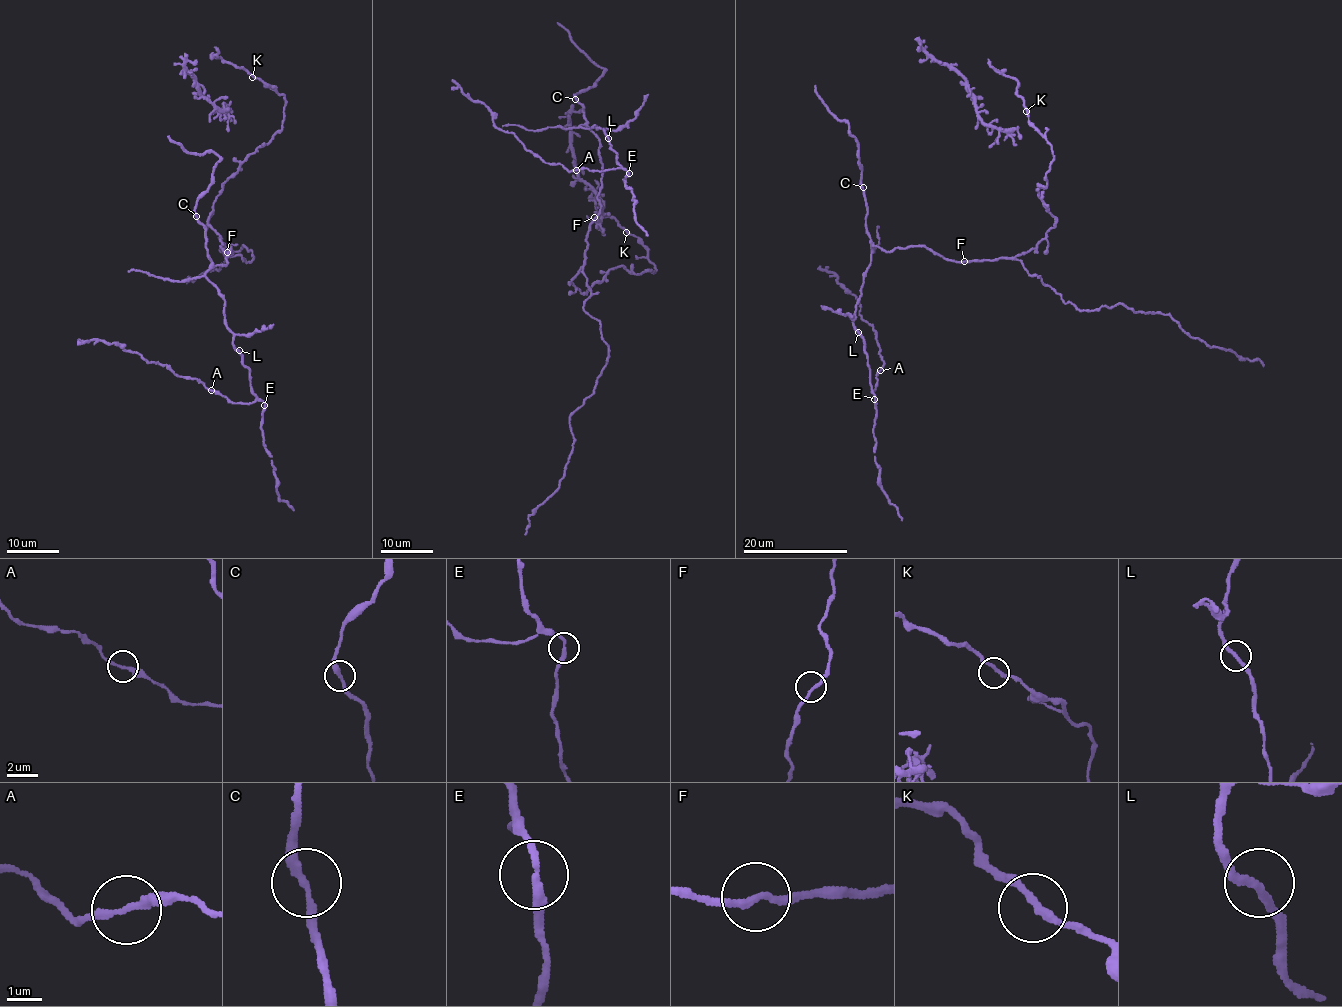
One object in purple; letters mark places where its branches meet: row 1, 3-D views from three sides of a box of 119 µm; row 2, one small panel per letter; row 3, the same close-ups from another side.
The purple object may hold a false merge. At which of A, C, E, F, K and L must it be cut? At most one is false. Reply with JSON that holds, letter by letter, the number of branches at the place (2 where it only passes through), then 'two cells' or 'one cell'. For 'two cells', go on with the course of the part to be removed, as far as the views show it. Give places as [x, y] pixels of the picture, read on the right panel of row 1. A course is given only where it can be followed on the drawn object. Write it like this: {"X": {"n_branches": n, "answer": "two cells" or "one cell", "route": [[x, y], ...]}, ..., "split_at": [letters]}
{"A": {"n_branches": 2, "answer": "one cell"}, "C": {"n_branches": 2, "answer": "one cell"}, "E": {"n_branches": 2, "answer": "one cell"}, "F": {"n_branches": 2, "answer": "one cell"}, "K": {"n_branches": 2, "answer": "one cell"}, "L": {"n_branches": 2, "answer": "one cell"}, "split_at": []}

